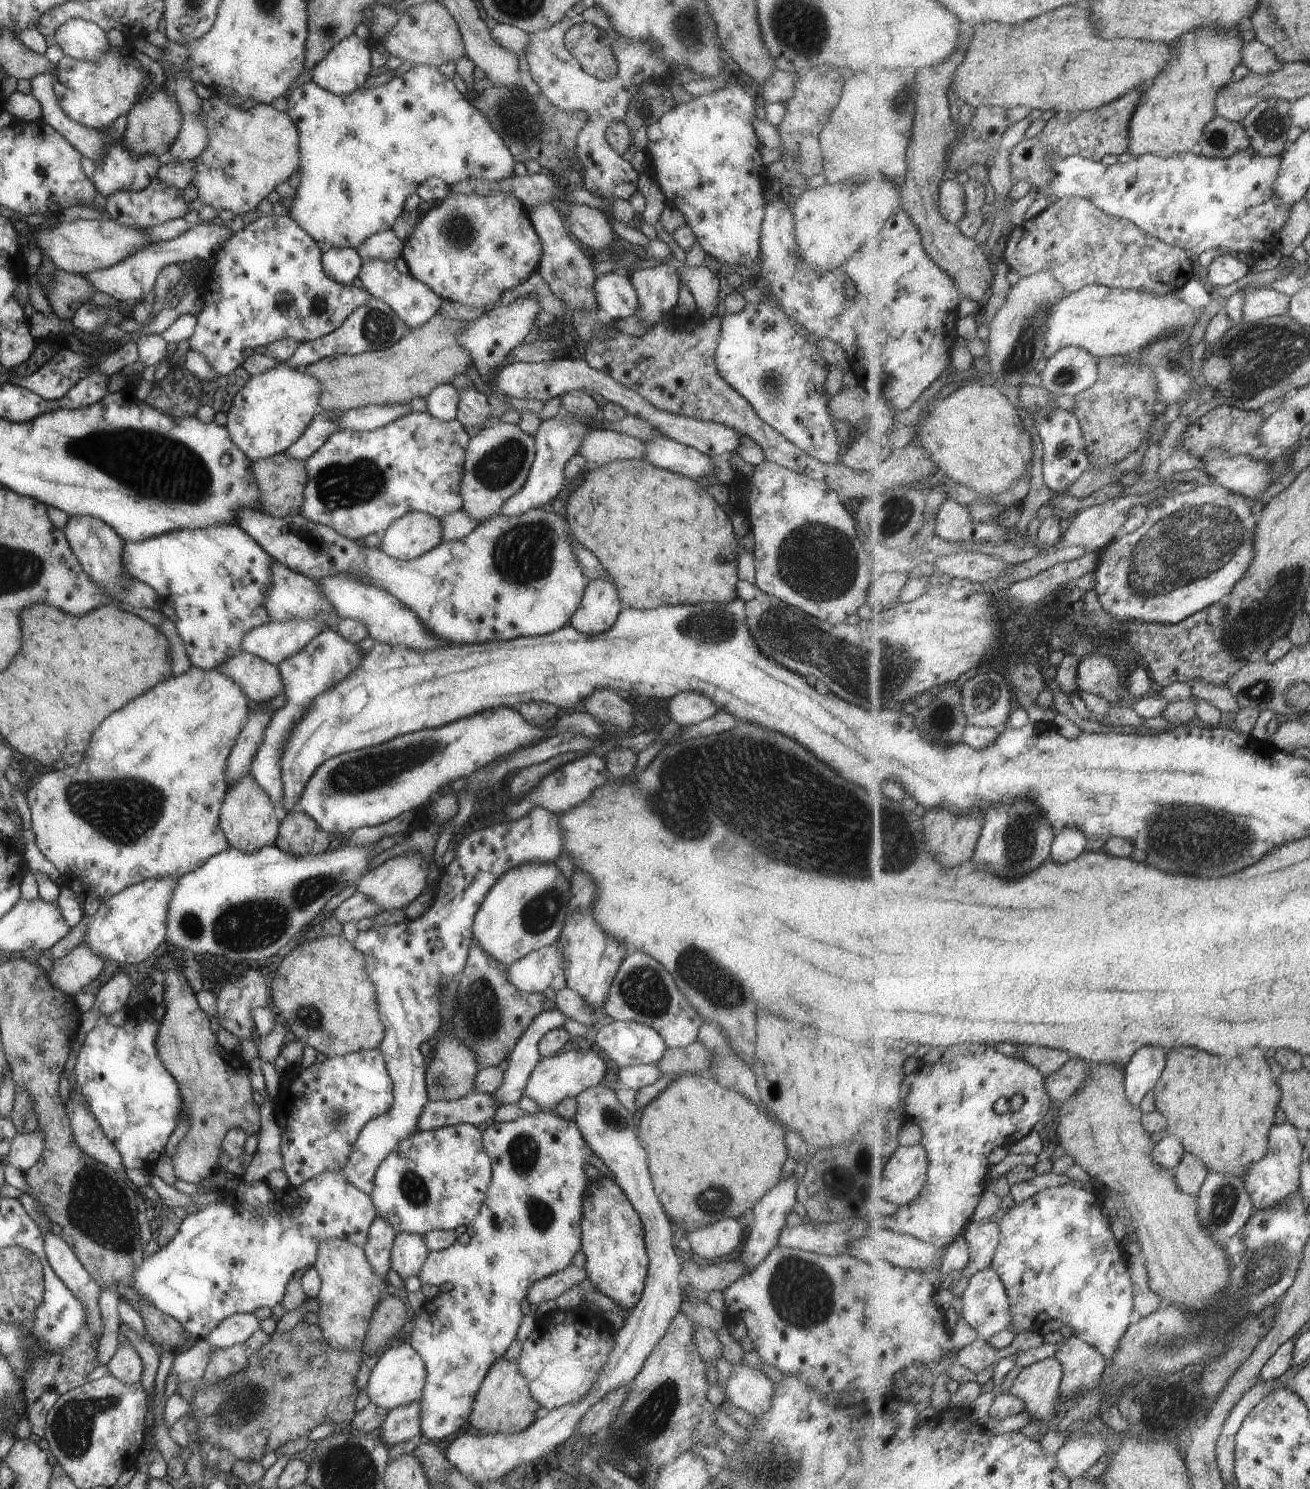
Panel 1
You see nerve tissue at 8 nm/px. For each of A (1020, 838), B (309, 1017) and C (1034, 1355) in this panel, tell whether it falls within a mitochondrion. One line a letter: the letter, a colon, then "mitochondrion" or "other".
A: mitochondrion
B: mitochondrion
C: other

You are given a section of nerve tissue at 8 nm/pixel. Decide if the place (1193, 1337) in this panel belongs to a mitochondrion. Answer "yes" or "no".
yes

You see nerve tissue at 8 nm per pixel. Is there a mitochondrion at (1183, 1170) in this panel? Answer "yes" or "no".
no

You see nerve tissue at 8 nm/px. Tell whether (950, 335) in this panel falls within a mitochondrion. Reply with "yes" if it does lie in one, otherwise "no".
no

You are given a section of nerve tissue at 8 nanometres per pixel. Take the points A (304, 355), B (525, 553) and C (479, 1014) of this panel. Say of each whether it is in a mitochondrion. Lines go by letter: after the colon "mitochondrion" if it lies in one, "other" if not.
A: other
B: mitochondrion
C: mitochondrion

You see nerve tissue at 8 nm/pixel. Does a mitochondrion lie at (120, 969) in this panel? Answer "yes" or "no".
no

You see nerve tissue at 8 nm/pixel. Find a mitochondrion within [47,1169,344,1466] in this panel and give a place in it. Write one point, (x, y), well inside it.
(73, 1424)

